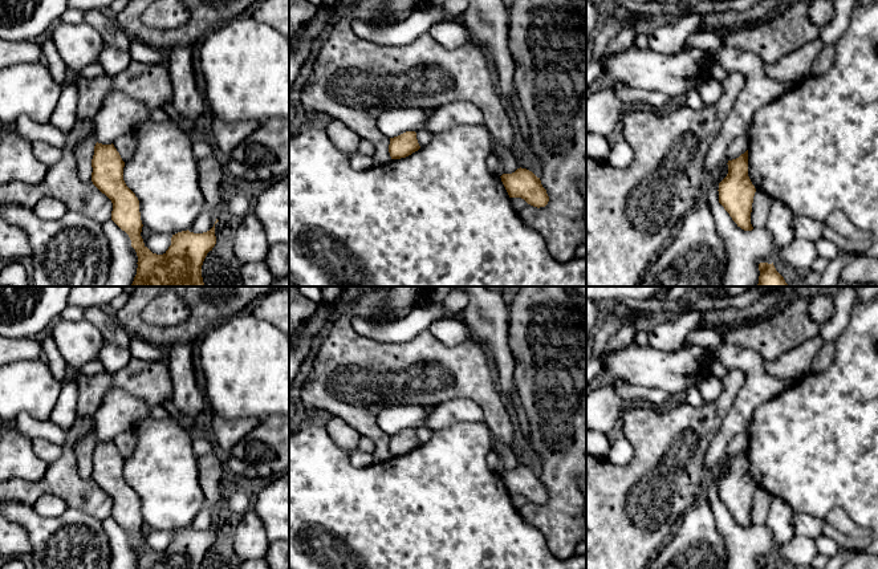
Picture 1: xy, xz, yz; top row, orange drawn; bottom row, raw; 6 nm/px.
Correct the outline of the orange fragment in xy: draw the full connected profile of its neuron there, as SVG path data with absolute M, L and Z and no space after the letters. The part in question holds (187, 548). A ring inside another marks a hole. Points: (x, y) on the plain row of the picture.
M95 440L92 464L93 481L113 500L111 517L129 532L137 549L137 569L202 569L207 550L216 541L215 521L203 531L178 529L163 552L153 550L141 533L139 497L123 477L125 459L113 440Z

